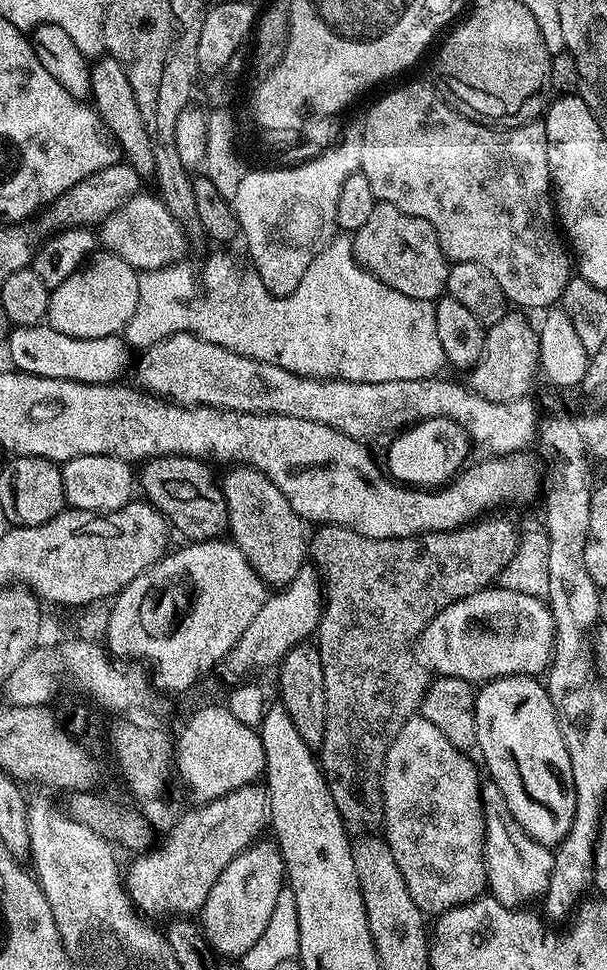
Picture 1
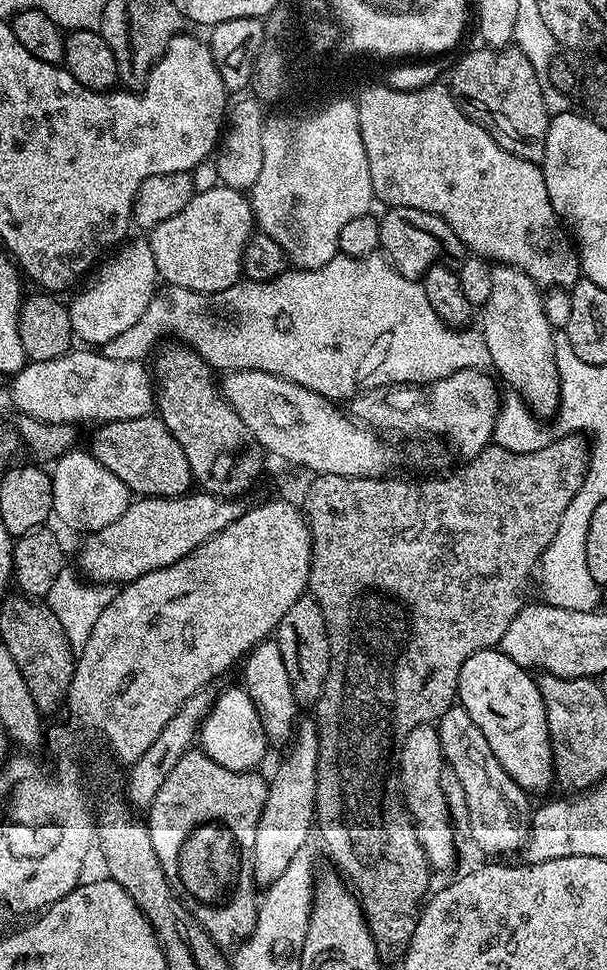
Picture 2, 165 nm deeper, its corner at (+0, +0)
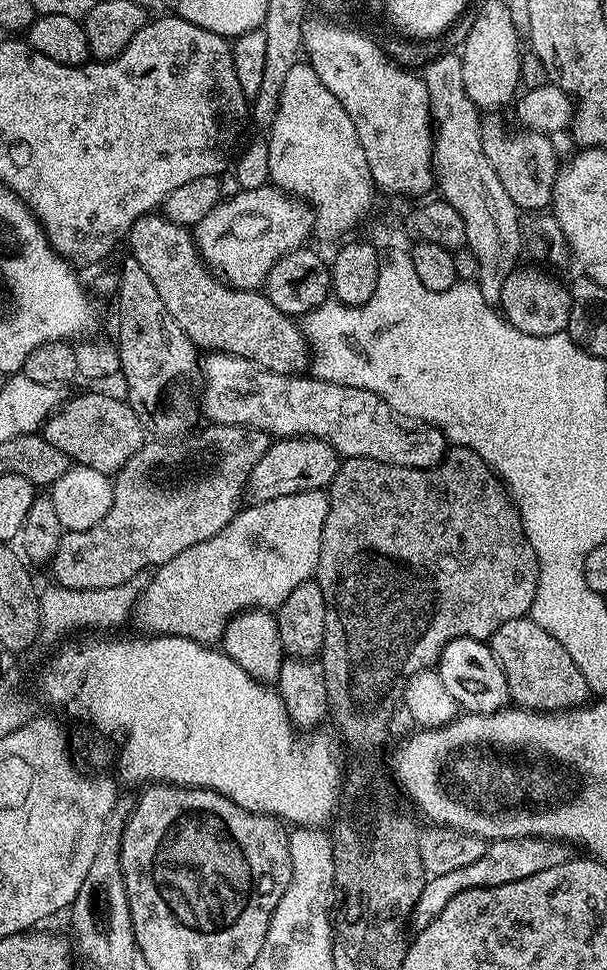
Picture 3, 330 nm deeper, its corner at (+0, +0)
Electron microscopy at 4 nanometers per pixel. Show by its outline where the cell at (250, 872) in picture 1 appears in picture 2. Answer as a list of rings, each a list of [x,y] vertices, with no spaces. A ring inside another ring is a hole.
[[[301,719],[295,725],[290,743],[287,745],[288,753],[284,761],[276,768],[276,773],[268,780],[268,793],[266,802],[262,806],[262,814],[258,818],[256,827],[256,845],[252,851],[252,875],[260,886],[269,886],[286,871],[290,866],[290,858],[298,850],[302,850],[309,843],[308,831],[313,831],[316,819],[316,767],[318,766],[318,734],[316,733],[315,719]]]

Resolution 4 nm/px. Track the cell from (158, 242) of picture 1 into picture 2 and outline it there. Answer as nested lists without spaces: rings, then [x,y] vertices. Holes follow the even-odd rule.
[[[215,187],[197,191],[181,212],[151,229],[156,274],[165,285],[219,294],[241,279],[244,248],[254,232],[252,205],[243,191]]]

